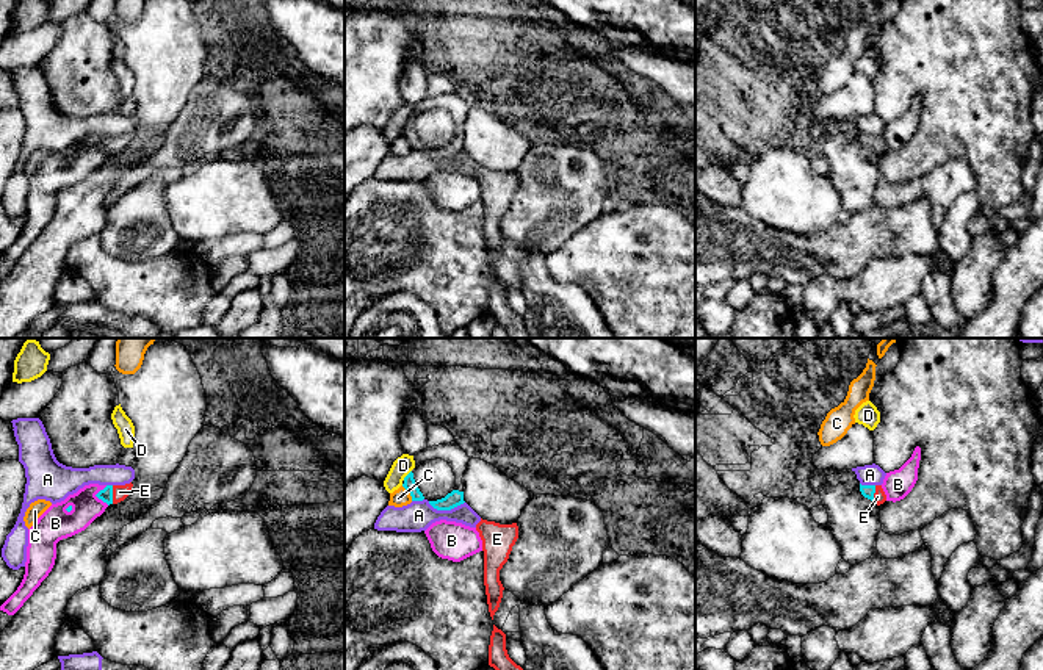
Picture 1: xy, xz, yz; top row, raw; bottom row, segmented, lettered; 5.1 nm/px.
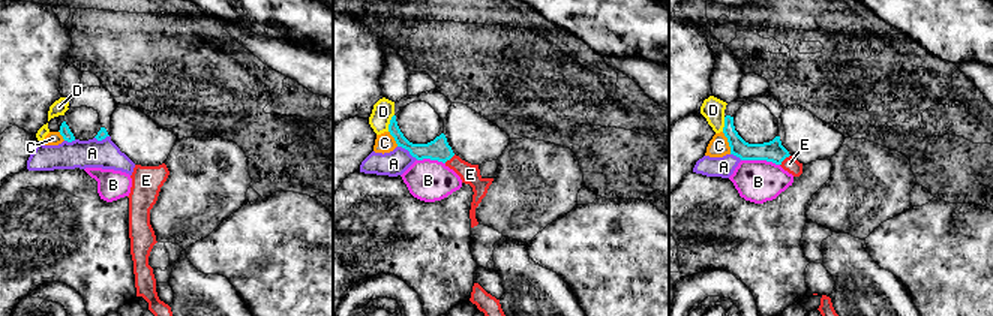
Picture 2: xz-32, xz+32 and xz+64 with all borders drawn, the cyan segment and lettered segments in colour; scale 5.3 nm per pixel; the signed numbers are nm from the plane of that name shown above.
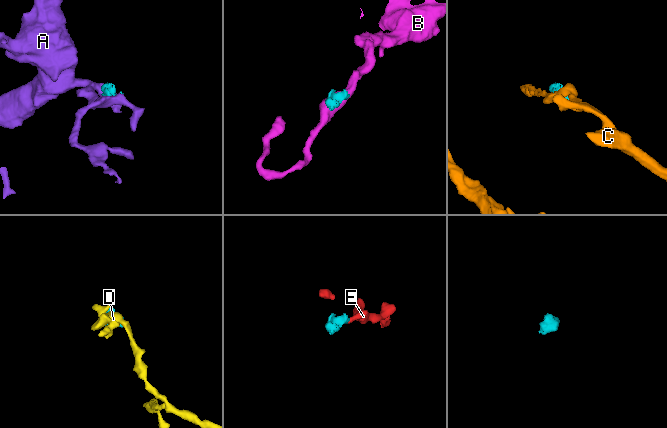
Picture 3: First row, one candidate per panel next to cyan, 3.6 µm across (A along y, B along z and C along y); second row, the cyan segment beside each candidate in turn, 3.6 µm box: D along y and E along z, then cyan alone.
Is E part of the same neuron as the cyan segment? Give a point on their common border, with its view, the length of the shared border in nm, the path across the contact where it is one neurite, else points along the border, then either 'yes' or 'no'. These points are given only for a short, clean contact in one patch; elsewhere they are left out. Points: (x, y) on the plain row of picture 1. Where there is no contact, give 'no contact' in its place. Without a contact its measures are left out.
contact xy (111, 144); length 100 nm; way xy (105, 144), (111, 144), (119, 141); yes

